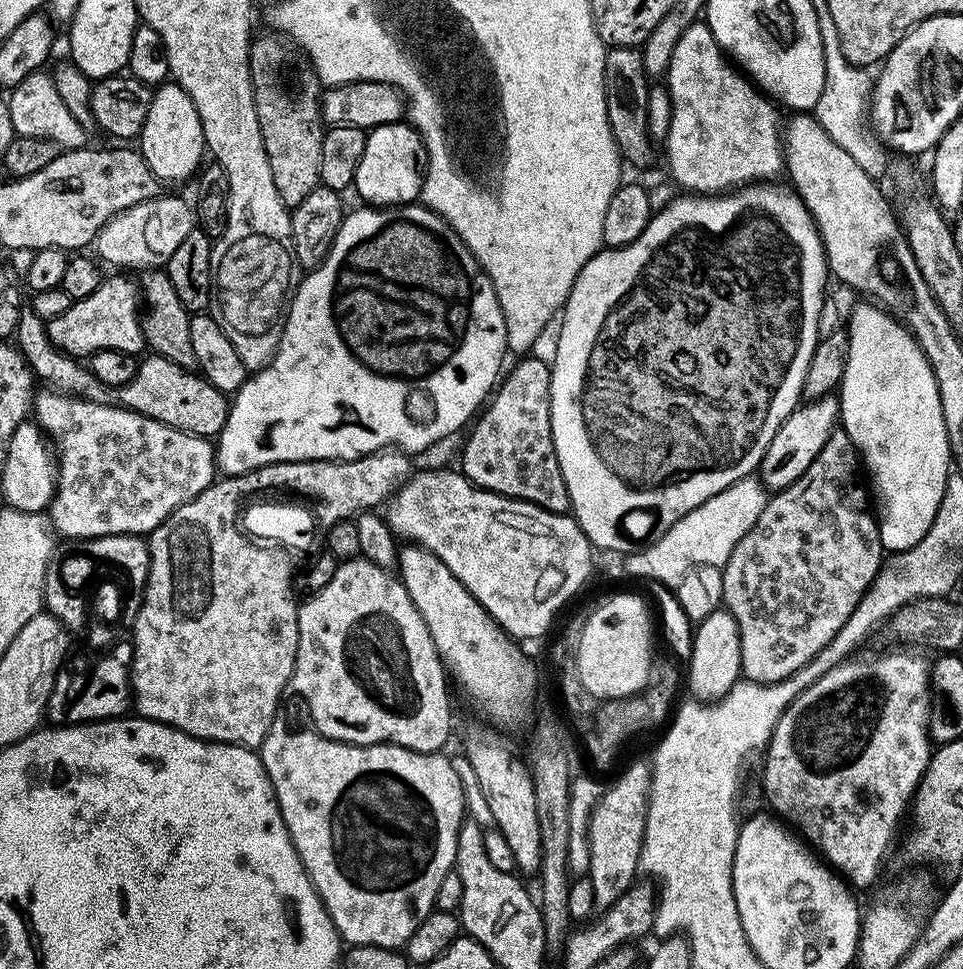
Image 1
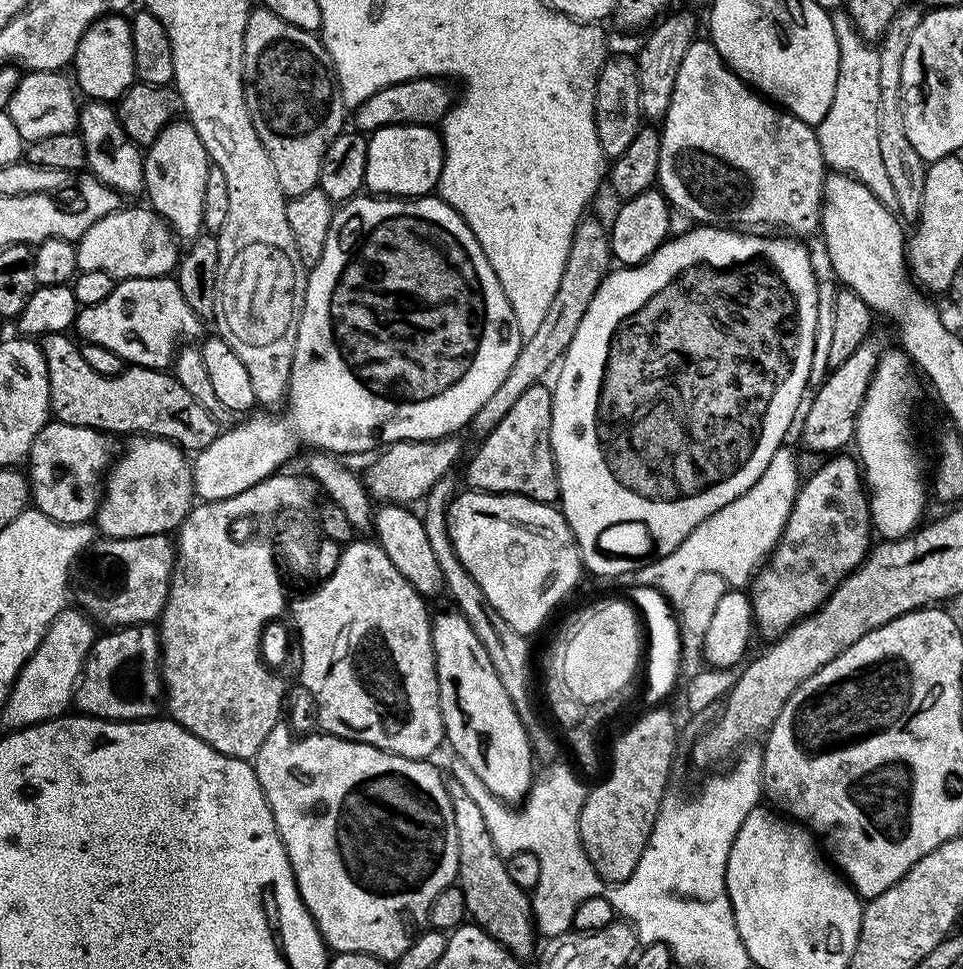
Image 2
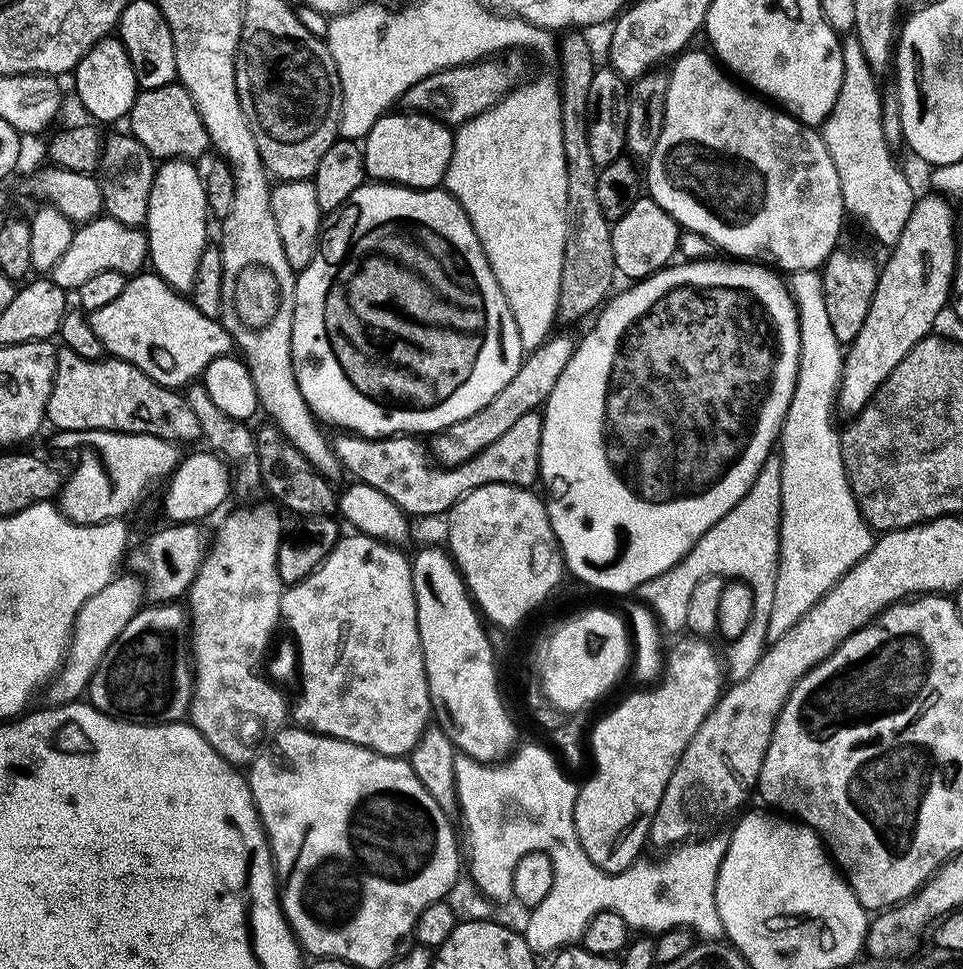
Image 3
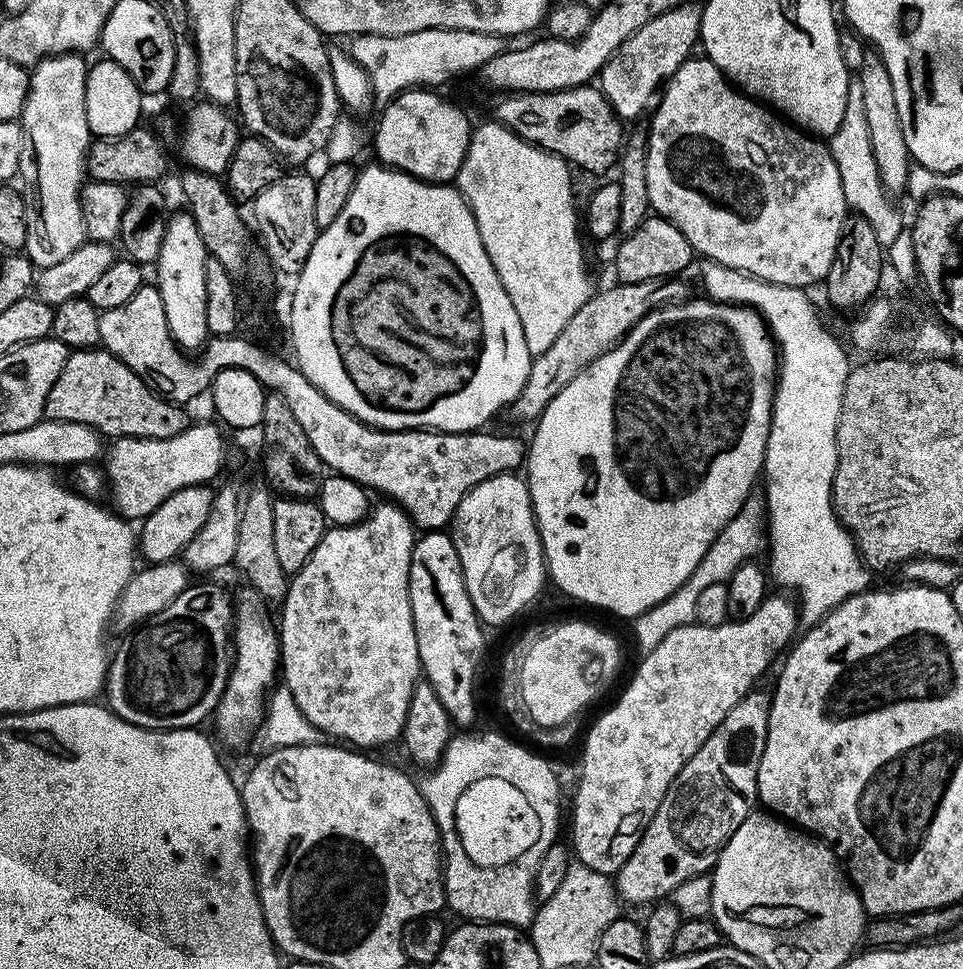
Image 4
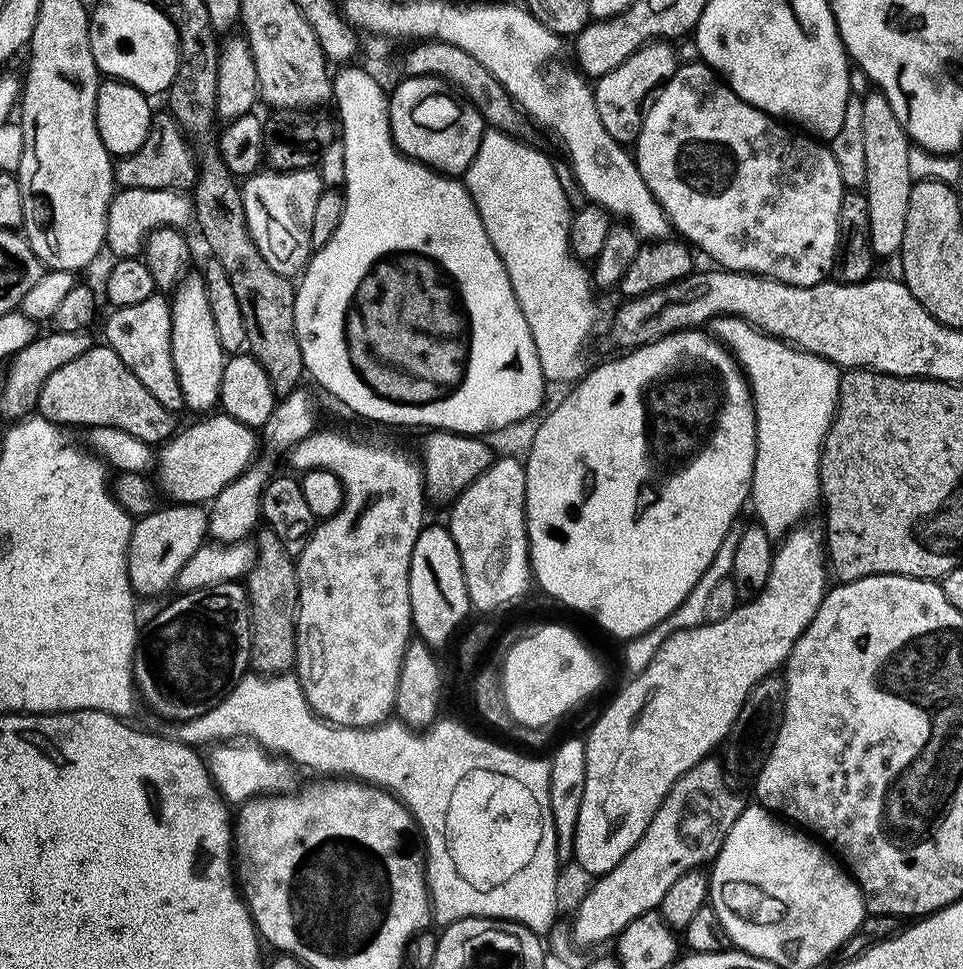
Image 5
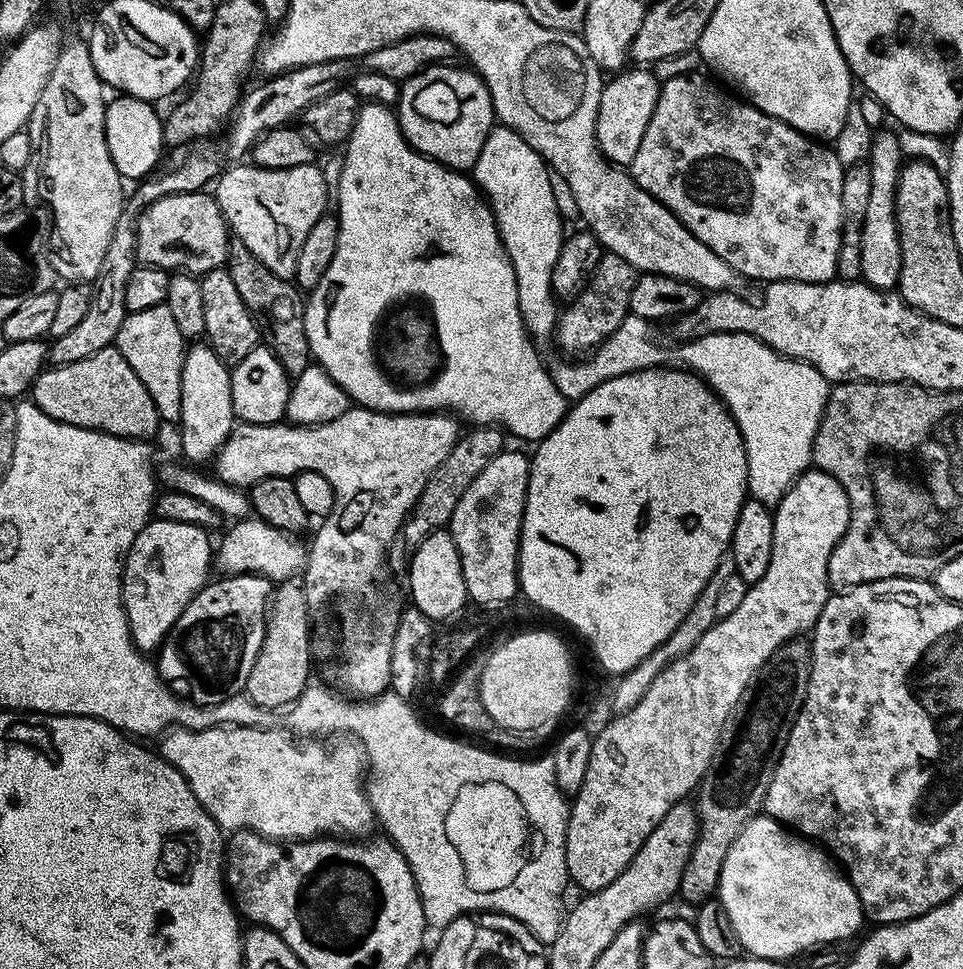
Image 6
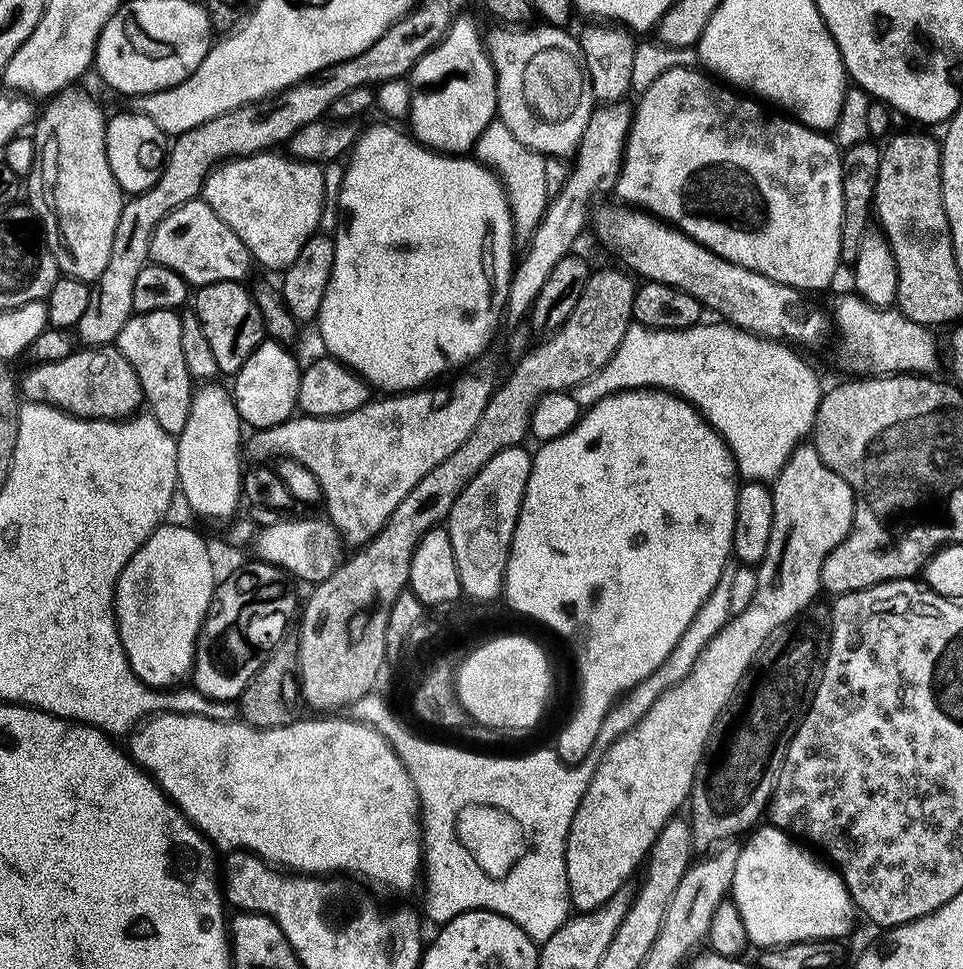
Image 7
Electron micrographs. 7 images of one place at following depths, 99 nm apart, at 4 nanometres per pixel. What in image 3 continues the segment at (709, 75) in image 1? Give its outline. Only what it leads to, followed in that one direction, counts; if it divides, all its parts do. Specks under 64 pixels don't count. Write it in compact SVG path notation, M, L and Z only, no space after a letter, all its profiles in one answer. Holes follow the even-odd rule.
M685 50L675 57L674 63L671 65L673 68L670 68L668 72L666 118L662 122L662 135L658 137L658 146L654 146L654 154L646 161L646 168L648 168L648 178L646 174L647 195L651 196L654 202L658 202L658 206L662 206L662 210L666 210L666 214L673 216L681 229L696 231L698 234L704 235L717 249L721 248L722 251L729 252L729 254L724 253L729 257L764 258L760 256L769 255L767 263L775 266L784 274L822 269L828 256L841 243L840 231L844 228L846 211L838 173L834 168L833 159L830 158L830 152L826 148L826 142L821 133L815 127L803 124L801 120L788 115L779 107L773 106L763 99L754 98L753 93L741 87L707 51L705 51L706 53L692 51Z

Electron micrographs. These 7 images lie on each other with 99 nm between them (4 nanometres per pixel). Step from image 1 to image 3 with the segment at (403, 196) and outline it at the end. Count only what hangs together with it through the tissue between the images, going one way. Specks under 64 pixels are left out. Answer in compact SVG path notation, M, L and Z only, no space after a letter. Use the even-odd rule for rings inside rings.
M392 110L383 116L379 116L362 141L367 175L373 181L398 184L402 188L418 188L421 190L440 188L444 183L444 175L450 166L450 158L452 157L453 129L440 120L422 115L421 112L396 111Z

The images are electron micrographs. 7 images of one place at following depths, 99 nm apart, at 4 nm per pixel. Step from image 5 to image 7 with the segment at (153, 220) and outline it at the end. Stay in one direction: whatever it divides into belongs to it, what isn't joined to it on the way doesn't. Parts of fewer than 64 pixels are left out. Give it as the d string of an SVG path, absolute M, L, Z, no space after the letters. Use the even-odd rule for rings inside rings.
M203 198L178 206L158 222L150 242L150 260L182 274L190 286L235 280L244 282L254 269L252 255L242 238L238 238L238 234L214 214Z

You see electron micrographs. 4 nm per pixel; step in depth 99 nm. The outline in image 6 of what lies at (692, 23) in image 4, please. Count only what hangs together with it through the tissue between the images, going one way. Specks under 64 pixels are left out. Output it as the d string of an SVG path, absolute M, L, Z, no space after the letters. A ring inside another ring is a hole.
M644 66L617 71L605 83L596 119L596 141L605 160L617 166L630 166L634 162L634 154L638 154L638 146L642 146L642 134L646 134L646 126L660 97L661 83L660 76Z

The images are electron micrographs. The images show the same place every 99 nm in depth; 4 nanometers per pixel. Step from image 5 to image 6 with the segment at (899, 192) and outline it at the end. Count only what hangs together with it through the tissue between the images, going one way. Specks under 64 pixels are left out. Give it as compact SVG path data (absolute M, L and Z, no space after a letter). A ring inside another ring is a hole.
M880 130L872 137L866 162L870 166L870 201L861 230L860 276L873 288L893 289L900 281L902 254L901 240L897 232L896 187L900 169L906 163L906 155L899 148L895 131Z

